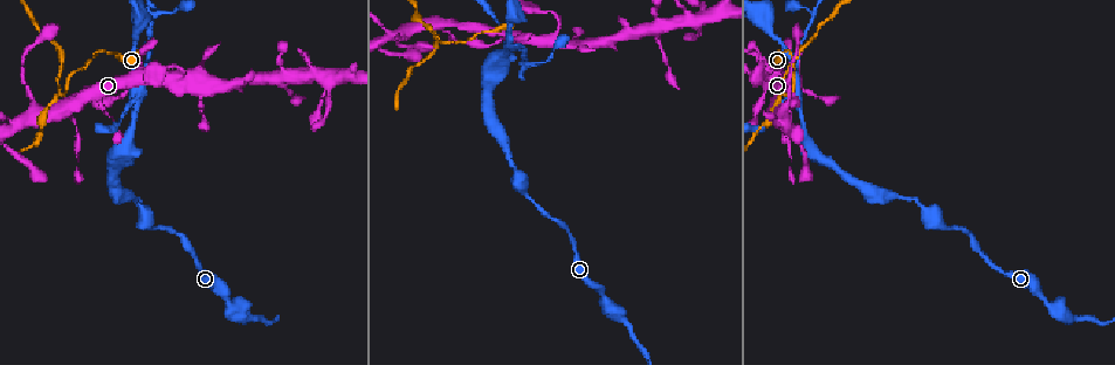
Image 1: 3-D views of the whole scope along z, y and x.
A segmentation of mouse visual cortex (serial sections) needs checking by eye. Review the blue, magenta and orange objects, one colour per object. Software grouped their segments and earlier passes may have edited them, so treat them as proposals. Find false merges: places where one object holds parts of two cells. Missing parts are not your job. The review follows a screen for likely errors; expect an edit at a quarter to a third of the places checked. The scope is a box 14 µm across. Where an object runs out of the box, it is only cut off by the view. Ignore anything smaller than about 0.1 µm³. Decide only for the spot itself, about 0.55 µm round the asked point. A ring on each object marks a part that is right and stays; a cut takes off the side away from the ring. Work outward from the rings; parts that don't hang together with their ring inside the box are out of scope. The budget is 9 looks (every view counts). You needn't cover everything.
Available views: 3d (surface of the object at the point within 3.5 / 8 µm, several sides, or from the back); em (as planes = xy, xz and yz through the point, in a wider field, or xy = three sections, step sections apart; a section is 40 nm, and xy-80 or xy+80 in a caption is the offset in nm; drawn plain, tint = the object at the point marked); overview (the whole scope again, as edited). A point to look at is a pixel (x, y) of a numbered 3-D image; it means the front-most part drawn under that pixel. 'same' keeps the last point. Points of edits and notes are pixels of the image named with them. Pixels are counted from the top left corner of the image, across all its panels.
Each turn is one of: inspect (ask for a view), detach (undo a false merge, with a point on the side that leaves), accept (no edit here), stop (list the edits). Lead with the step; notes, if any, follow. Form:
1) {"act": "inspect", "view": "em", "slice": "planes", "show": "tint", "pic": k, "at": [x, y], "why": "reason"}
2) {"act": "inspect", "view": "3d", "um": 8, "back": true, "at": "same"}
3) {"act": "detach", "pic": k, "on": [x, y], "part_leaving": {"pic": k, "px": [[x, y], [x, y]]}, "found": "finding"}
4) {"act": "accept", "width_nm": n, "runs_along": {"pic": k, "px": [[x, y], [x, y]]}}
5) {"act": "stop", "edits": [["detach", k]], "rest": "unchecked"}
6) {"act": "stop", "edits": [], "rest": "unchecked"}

{"act": "inspect", "view": "3d", "um": 3.5, "pic": 1, "at": [782, 95], "why": "arms part here"}

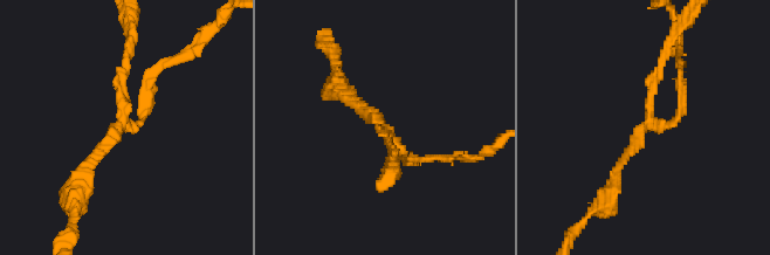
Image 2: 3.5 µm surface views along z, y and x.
{"act": "inspect", "view": "em", "slice": "xy", "step": 1, "show": "tint", "pic": 2, "at": [649, 117], "why": "need the tissue"}

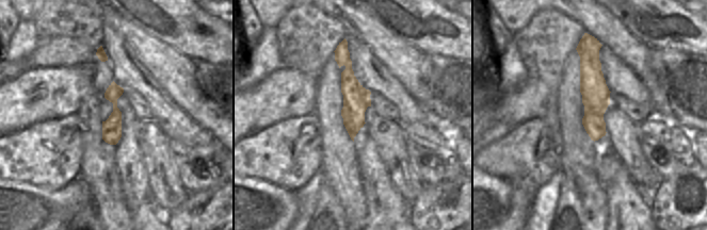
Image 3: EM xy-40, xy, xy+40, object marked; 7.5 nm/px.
{"act": "inspect", "view": "em", "slice": "xy", "step": 2, "show": "tint", "at": "same"}

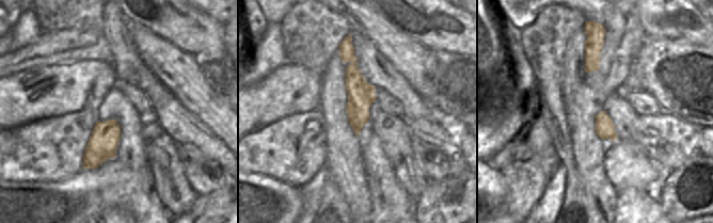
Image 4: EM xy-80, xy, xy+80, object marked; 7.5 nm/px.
{"act": "accept", "width_nm": 200, "runs_along": {"pic": 4, "px": [[349, 42], [357, 85], [357, 130]]}, "found": "one cell here"}

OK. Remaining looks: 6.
{"act": "inspect", "view": "3d", "um": 3.5, "pic": 1, "at": [525, 62], "why": "branch point"}

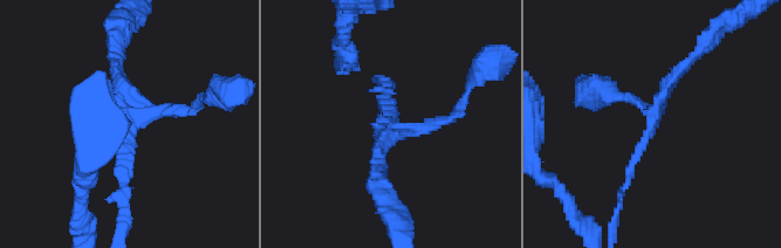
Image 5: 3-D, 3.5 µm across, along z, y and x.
{"act": "inspect", "view": "em", "slice": "xy", "step": 1, "show": "tint", "pic": 5, "at": [653, 119]}

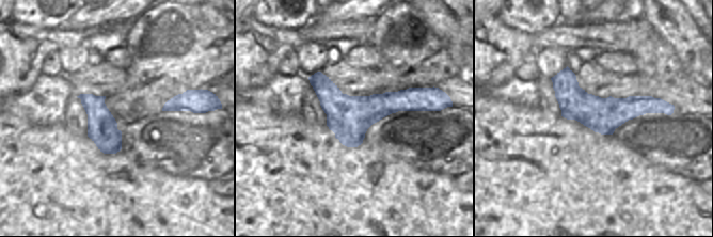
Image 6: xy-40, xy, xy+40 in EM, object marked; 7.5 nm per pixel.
{"act": "accept", "runs_along": {"pic": 5, "px": [[124, 186], [124, 122], [197, 104]]}, "found": "all the same cell"}

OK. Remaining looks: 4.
{"act": "inspect", "view": "3d", "um": 3.5, "pic": 1, "at": [176, 66], "why": "sharp bend"}

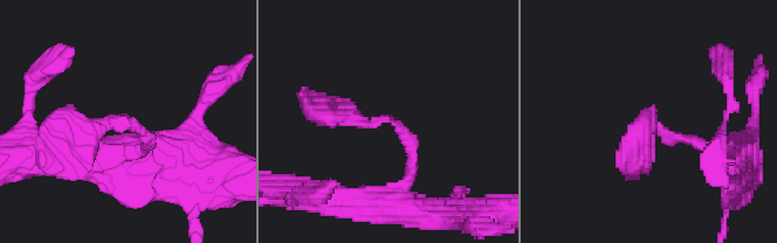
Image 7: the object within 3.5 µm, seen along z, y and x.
{"act": "accept", "runs_along": {"pic": 7, "px": [[408, 178], [412, 145], [387, 118], [318, 106]]}, "found": "continuous, no second cell"}

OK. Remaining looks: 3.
{"act": "inspect", "view": "3d", "um": 3.5, "pic": 1, "at": [698, 19], "why": "branch point"}

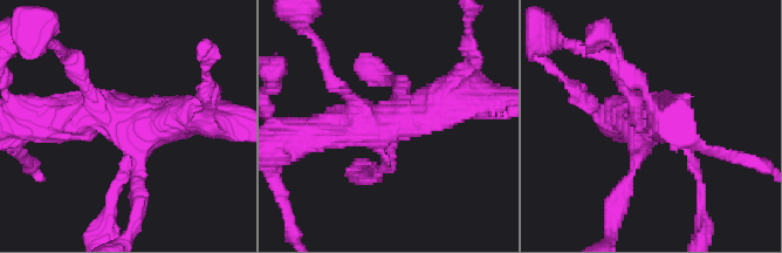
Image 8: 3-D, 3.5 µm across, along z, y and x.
{"act": "inspect", "view": "em", "slice": "xy", "step": 2, "show": "tint", "pic": 8, "at": [391, 123], "why": "shape alone is not enough"}

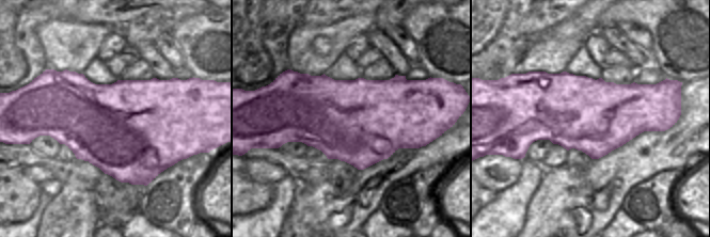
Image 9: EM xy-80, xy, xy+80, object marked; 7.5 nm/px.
{"act": "accept", "runs_along": {"pic": 8, "px": [[313, 136], [460, 103]]}, "found": "continuous, no second cell"}

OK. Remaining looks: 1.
{"act": "stop", "edits": [], "rest": "unchecked"}

